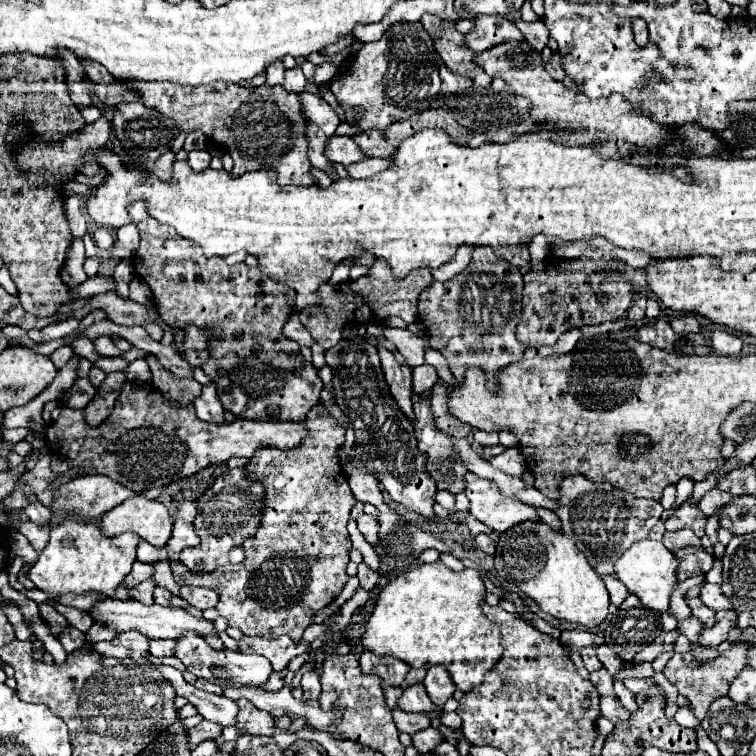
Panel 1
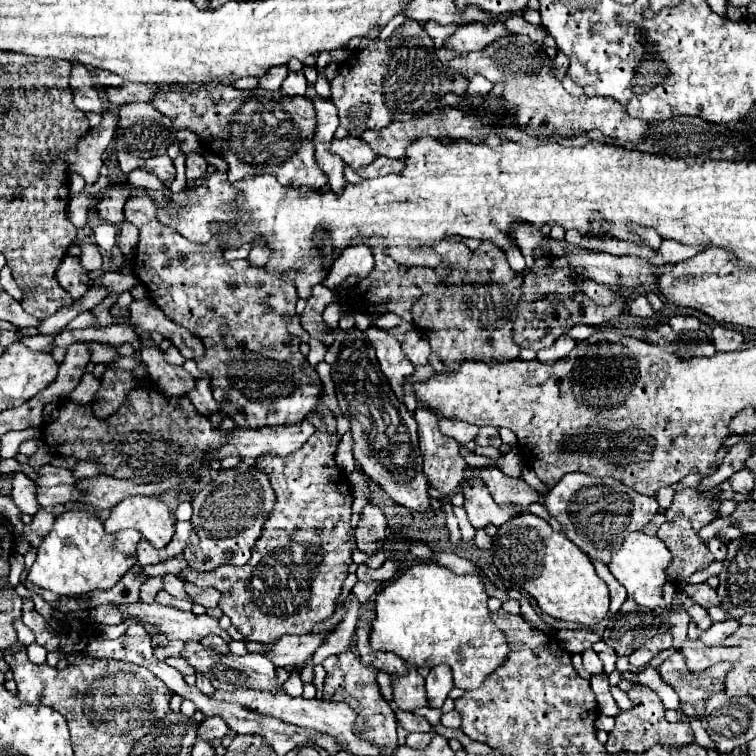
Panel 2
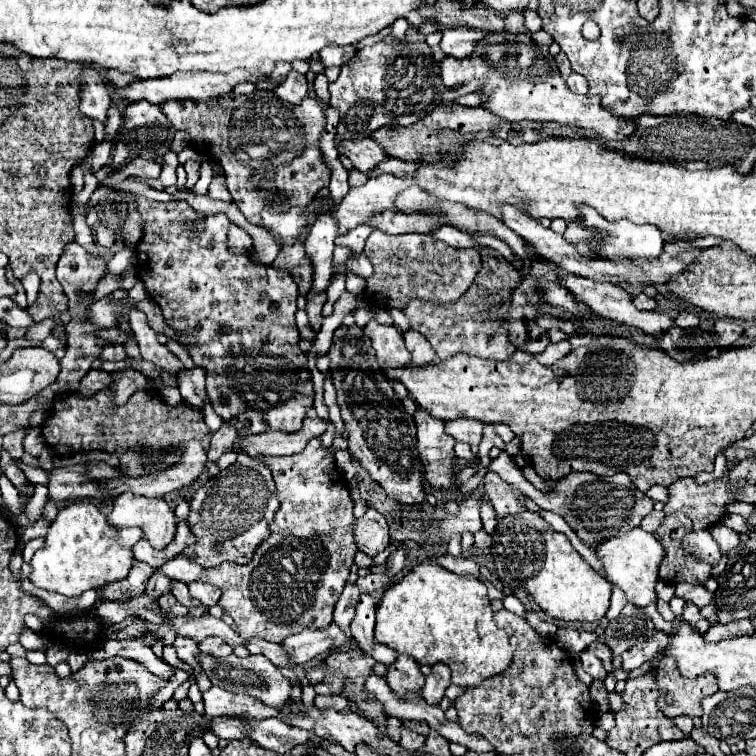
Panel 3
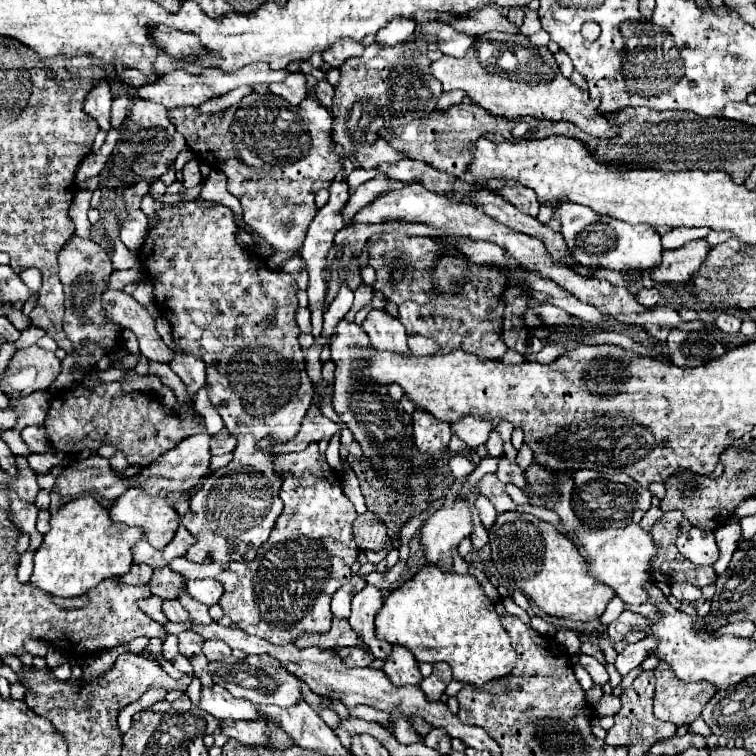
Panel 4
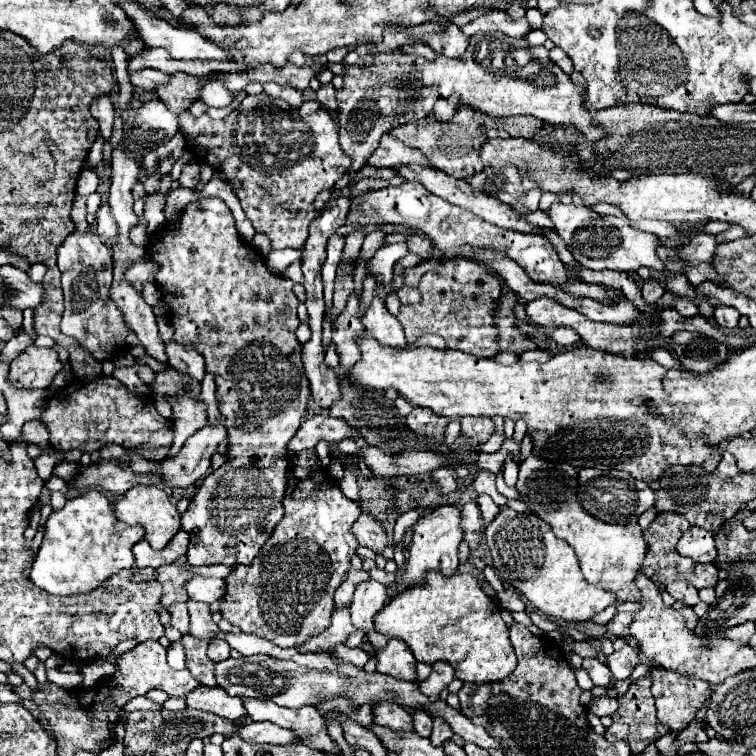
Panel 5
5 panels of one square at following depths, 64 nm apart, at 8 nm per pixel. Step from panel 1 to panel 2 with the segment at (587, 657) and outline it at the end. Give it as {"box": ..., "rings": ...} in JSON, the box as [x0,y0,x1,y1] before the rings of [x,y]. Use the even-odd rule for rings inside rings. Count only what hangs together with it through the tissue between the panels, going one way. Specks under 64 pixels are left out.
{"box":[582,648,602,674],"rings":[[[588,648],[588,650],[582,652],[582,660],[584,660],[584,668],[586,668],[590,674],[600,674],[600,672],[602,672],[600,658],[596,656],[596,652],[594,652],[592,648]]]}

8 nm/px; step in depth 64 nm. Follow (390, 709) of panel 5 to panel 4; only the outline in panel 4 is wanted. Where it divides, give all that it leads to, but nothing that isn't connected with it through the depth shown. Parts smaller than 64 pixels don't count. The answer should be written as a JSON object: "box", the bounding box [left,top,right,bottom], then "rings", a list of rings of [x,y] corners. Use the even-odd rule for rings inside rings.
{"box":[394,718,422,744],"rings":[[[396,718],[396,720],[394,720],[394,736],[396,736],[396,740],[398,740],[400,744],[414,744],[416,740],[422,740],[422,738],[414,732],[412,724],[408,722],[408,718]]]}

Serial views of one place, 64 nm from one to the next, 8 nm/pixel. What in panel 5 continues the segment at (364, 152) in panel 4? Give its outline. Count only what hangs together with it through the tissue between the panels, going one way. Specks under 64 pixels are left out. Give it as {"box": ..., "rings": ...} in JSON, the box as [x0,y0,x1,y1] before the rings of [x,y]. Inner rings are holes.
{"box":[366,134,428,168],"rings":[[[384,134],[380,138],[378,148],[370,154],[370,158],[366,160],[366,166],[376,166],[376,168],[390,168],[396,164],[406,164],[406,162],[420,162],[420,164],[428,164],[428,160],[424,158],[424,154],[420,154],[416,148],[408,148],[404,146],[400,140]]]}

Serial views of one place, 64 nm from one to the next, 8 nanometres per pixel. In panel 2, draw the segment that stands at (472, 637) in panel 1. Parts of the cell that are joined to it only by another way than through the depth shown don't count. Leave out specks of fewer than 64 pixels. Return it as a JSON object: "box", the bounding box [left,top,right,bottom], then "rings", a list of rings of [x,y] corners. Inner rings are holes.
{"box":[370,562,508,688],"rings":[[[438,562],[416,564],[378,594],[370,648],[394,652],[412,666],[448,664],[458,688],[480,688],[482,680],[508,656],[506,638],[490,620],[486,600],[488,594],[478,574],[454,574]]]}

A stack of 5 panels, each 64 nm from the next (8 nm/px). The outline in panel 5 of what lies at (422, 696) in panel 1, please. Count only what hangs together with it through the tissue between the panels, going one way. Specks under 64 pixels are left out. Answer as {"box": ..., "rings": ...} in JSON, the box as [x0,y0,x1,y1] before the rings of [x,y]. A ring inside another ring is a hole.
{"box":[376,638,416,682],"rings":[[[396,638],[388,640],[388,646],[384,650],[376,652],[378,658],[378,666],[376,670],[388,676],[394,676],[398,680],[408,680],[408,682],[416,682],[416,658],[412,656],[410,648]]]}

